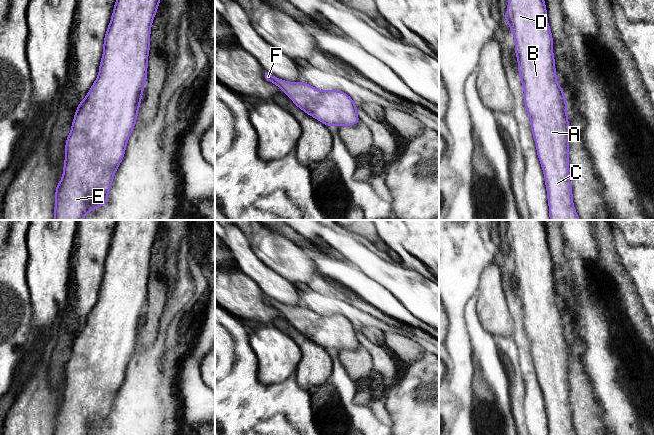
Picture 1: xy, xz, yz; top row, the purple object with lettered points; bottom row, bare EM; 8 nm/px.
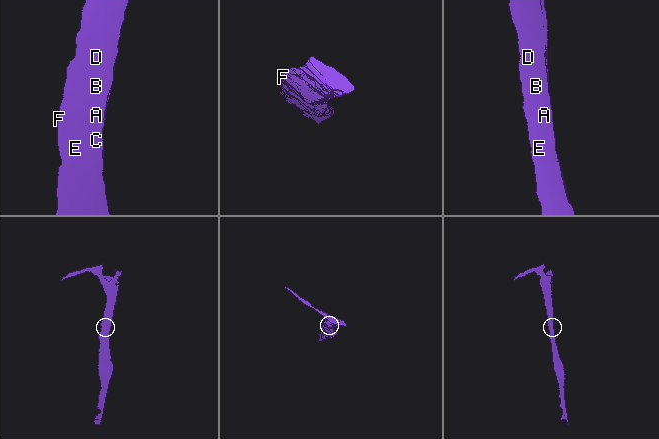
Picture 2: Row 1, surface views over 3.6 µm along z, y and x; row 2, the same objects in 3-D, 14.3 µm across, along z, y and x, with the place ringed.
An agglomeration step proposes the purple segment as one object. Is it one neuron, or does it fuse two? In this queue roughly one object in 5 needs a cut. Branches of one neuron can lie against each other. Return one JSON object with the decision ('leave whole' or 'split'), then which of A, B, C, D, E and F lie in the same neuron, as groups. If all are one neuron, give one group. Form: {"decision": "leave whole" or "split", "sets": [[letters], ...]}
{"decision": "leave whole", "sets": [["A", "B", "C", "D", "E", "F"]]}

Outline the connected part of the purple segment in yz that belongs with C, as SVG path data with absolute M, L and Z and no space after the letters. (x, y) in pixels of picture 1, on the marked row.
M508 0L504 21L515 38L514 51L521 77L524 104L528 112L537 157L543 169L550 220L580 220L573 205L569 179L569 130L567 101L558 84L553 54L553 36L549 27L545 0Z

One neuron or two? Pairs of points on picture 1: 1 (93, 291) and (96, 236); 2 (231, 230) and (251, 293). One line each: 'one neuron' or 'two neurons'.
1: one neuron
2: two neurons

